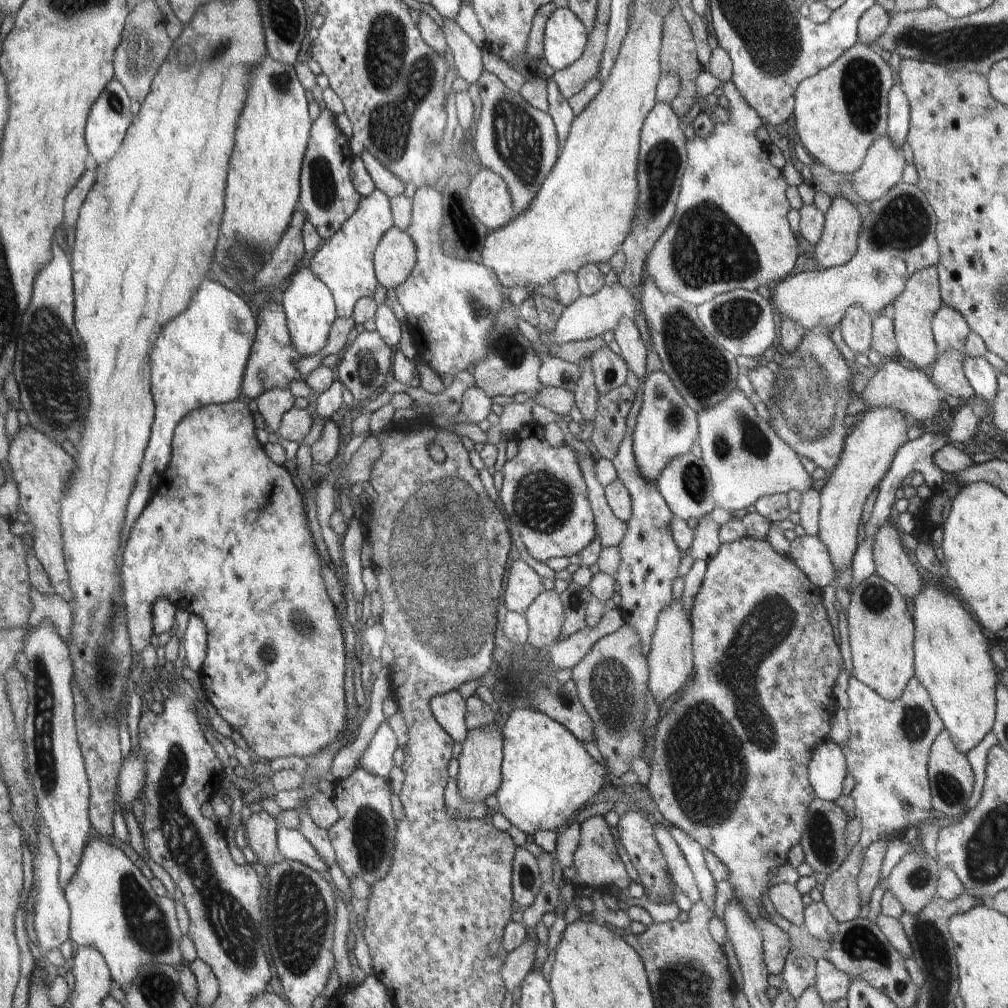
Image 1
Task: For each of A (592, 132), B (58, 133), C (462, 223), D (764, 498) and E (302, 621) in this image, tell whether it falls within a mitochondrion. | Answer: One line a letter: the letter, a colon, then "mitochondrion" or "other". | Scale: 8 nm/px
A: other
B: other
C: mitochondrion
D: other
E: mitochondrion

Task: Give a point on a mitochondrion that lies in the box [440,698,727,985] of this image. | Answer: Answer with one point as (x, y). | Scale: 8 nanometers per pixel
(526, 876)

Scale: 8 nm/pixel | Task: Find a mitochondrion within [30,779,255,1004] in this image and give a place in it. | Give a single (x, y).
(147, 922)

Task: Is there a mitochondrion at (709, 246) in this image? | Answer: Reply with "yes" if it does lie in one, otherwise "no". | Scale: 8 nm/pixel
yes

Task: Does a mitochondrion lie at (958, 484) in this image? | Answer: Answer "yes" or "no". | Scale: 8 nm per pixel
no

